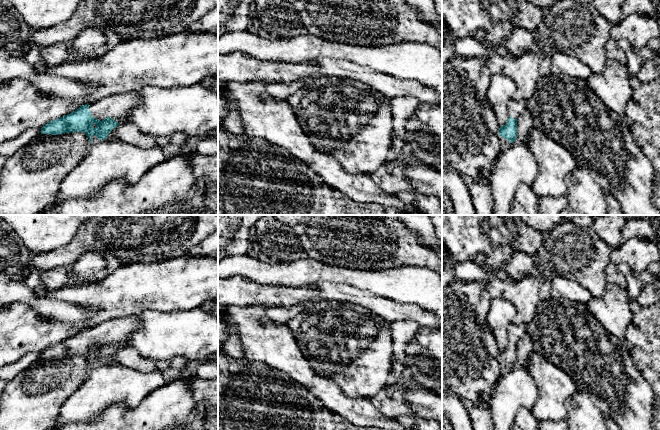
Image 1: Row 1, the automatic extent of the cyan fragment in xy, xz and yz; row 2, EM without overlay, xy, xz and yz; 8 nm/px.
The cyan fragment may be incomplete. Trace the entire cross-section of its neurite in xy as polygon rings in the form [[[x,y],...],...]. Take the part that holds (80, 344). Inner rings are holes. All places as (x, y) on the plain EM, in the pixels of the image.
[[[134,314],[82,329],[70,338],[45,348],[41,352],[41,358],[84,356],[91,367],[92,359],[104,364],[119,348],[126,346],[138,323],[139,318]]]

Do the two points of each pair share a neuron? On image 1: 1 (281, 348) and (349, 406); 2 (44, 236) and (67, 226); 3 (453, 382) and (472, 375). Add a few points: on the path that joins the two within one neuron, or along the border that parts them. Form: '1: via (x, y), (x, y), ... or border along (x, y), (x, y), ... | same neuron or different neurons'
1: via (297, 365), (316, 384), (332, 396) | same neuron
2: via (50, 230), (54, 226), (61, 226) | same neuron
3: via (458, 377), (460, 375), (467, 375) | same neuron

